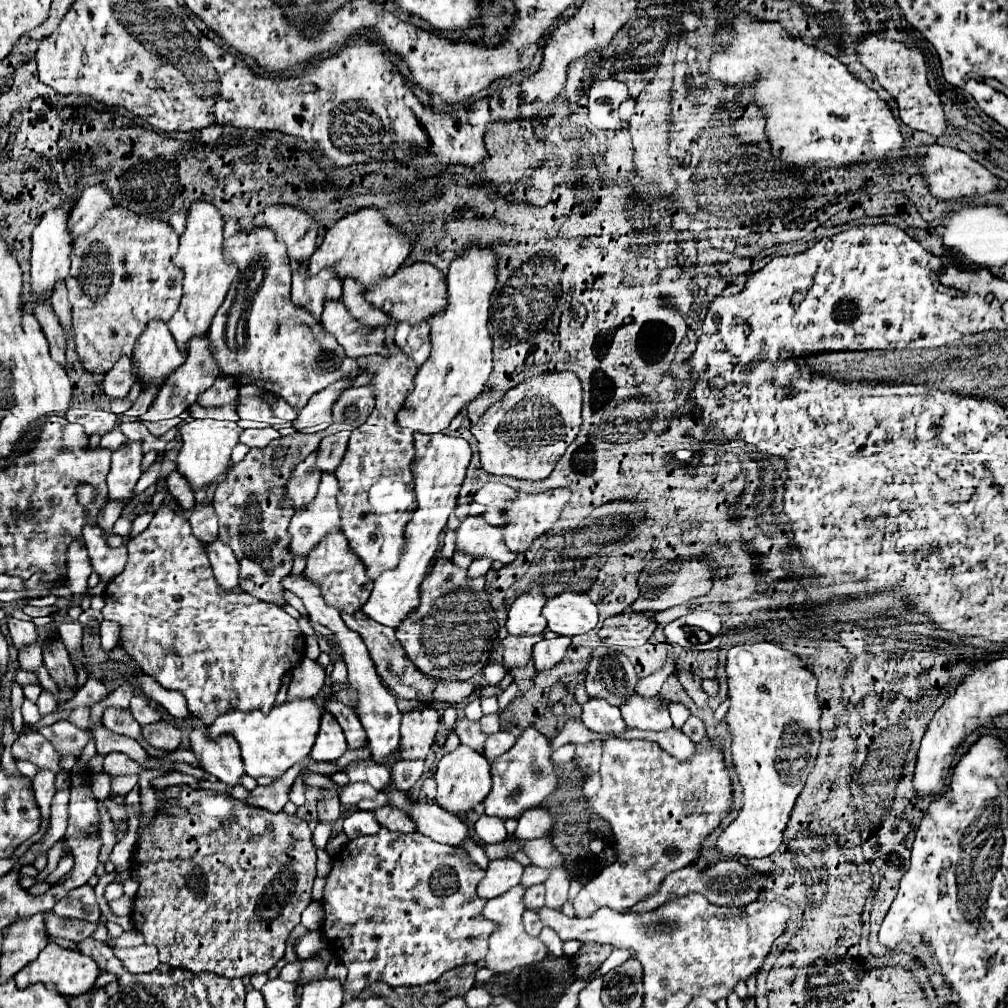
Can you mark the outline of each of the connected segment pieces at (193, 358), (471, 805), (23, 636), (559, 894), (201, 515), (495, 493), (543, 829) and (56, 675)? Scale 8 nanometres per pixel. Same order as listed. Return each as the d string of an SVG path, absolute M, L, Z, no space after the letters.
M207 335L203 337L193 337L191 339L191 345L189 345L189 355L187 355L187 361L175 371L171 373L171 377L167 379L167 383L161 387L159 391L159 397L155 399L155 403L151 405L151 409L141 417L141 421L149 423L149 421L159 421L159 419L167 419L167 417L179 417L187 407L191 407L197 397L207 391L215 379L221 375L219 373L219 367L215 365L215 357L211 353L211 343L207 341Z
M459 745L455 751L439 759L437 769L435 769L435 781L437 781L437 803L453 815L467 813L475 809L475 805L479 805L491 791L489 761L475 749Z
M7 617L7 627L9 627L9 635L11 641L17 649L27 647L31 643L37 643L37 629L31 621L27 619L17 619L17 617Z
M551 869L551 877L545 881L547 887L547 907L561 909L563 903L567 901L567 891L569 891L569 879L563 869Z
M205 503L203 507L195 509L189 517L189 523L195 537L199 537L203 543L217 539L217 517L211 503Z
M489 482L475 494L473 502L490 507L507 499L515 499L515 497L517 493L511 487L499 482Z
M535 807L521 815L515 837L517 839L541 839L549 835L551 827L553 827L553 817L549 815L549 811L543 807Z
M53 635L49 641L45 641L43 645L43 661L45 661L45 667L49 669L53 681L63 687L63 685L71 685L73 691L77 691L77 675L75 675L75 669L69 661L69 653L63 645L63 641Z

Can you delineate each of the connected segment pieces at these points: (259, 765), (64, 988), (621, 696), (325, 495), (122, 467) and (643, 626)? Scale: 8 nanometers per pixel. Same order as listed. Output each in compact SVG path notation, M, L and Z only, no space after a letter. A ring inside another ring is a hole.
M299 699L299 701L285 701L281 705L275 705L269 715L259 711L231 711L221 717L209 727L211 737L217 739L223 733L235 735L235 739L241 745L241 757L247 775L253 779L257 777L281 777L291 765L305 759L311 753L311 747L315 745L315 737L319 733L323 707L317 705L313 699Z
M49 943L35 961L31 961L27 967L23 967L17 975L15 975L15 983L19 985L19 989L33 985L33 983L43 983L47 989L59 991L61 995L67 997L75 997L75 995L83 995L87 991L91 991L91 987L95 985L95 979L99 977L99 967L95 965L95 961L87 955L83 955L81 951L73 951L73 949L63 949L57 943Z
M597 647L587 665L585 689L589 697L603 697L611 705L623 705L635 693L637 673L617 649Z
M321 473L321 483L315 499L307 509L299 509L289 525L291 553L295 557L307 557L309 551L323 541L327 533L339 531L339 507L337 507L337 477L333 473Z
M129 441L121 449L113 451L111 471L107 475L107 487L109 487L109 499L121 501L123 505L129 505L135 497L135 485L141 477L141 443Z
M627 609L619 615L607 617L599 629L599 637L605 641L605 645L639 647L649 641L655 629L657 621L653 613L635 613L633 609Z

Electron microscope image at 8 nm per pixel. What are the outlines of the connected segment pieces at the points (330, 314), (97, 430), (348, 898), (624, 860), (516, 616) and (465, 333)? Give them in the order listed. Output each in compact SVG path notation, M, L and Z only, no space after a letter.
M325 301L323 305L323 327L337 339L337 343L345 349L347 357L357 359L361 355L391 355L385 347L383 327L367 329L359 321L347 313L343 301Z
M71 407L67 409L65 417L71 423L79 423L87 435L105 435L111 427L115 427L115 413L105 411L105 409L81 409L81 407Z
M381 827L377 835L349 841L333 859L321 901L325 911L321 929L327 947L349 969L343 985L345 993L355 997L375 981L391 987L425 985L453 967L483 959L487 955L487 937L495 931L495 925L483 917L487 899L477 895L477 885L483 877L485 871L463 847L441 845L421 833L399 833Z
M705 737L693 757L679 761L649 741L609 739L603 743L603 785L591 801L593 813L607 819L617 839L617 861L599 871L573 905L579 917L589 917L601 907L629 911L637 901L655 893L669 873L691 865L709 833L713 833L733 807L733 787L723 749Z
M547 573L539 575L531 583L531 587L513 601L513 605L509 609L509 619L505 623L509 635L535 635L547 627L547 621L541 613L541 609L547 601L547 597L543 593L545 579L547 579Z
M471 243L467 249L455 253L447 273L449 305L441 315L431 319L431 355L415 375L415 389L407 397L405 409L399 411L397 423L421 433L445 431L451 419L479 397L483 383L493 367L493 341L489 337L489 301L497 281L499 257L491 245Z

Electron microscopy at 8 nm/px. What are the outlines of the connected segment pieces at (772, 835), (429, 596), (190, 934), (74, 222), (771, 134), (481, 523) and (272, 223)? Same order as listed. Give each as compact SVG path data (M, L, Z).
M741 643L729 649L727 659L727 683L731 709L725 717L729 731L733 733L733 763L743 785L743 809L739 817L719 835L717 849L723 855L737 857L767 857L775 853L783 841L783 831L787 827L789 815L801 795L809 773L813 771L819 745L821 745L821 705L817 699L817 679L801 663L799 655L773 643Z
M441 557L419 587L419 603L431 605L425 605L427 611L423 613L411 613L395 631L407 657L419 671L445 683L475 677L487 665L499 635L497 615L489 593L485 593L485 577L471 579L467 569Z
M175 785L165 787L157 791L157 795L165 797L167 803L161 805L161 809L153 817L153 825L143 831L135 845L133 853L133 865L131 871L139 877L139 891L135 895L135 909L133 909L133 925L137 931L143 933L145 945L155 945L159 949L161 963L167 963L171 967L189 969L191 973L211 971L221 977L233 979L233 977L245 977L255 973L267 973L275 963L285 955L285 945L289 939L289 933L295 929L295 925L301 923L303 909L311 903L311 887L317 875L315 861L315 845L313 845L313 833L307 825L307 821L299 819L297 815L287 815L285 811L269 813L265 809L243 805L241 801L233 799L229 793L215 793L209 789L191 789L189 785Z
M105 185L87 187L69 215L69 231L73 233L73 237L77 237L79 233L87 233L97 223L97 219L113 205L115 199L111 197L111 193L107 193Z
M747 13L733 17L733 41L729 51L717 51L711 57L711 77L725 81L727 85L739 85L753 93L753 103L767 115L765 133L771 143L771 151L777 159L793 163L797 167L807 167L813 163L853 163L853 161L879 161L881 157L897 155L907 151L903 145L903 135L899 123L893 117L885 101L877 97L873 89L855 79L847 67L835 57L819 51L815 47L803 45L801 39L785 37L779 23L757 21Z
M467 517L461 521L461 527L457 529L457 549L471 553L475 559L489 557L503 563L517 559L517 555L503 545L501 531L489 525L483 517Z
M273 203L259 211L255 225L269 227L279 241L287 245L289 259L307 261L315 253L319 225L311 219L311 213L287 203Z

